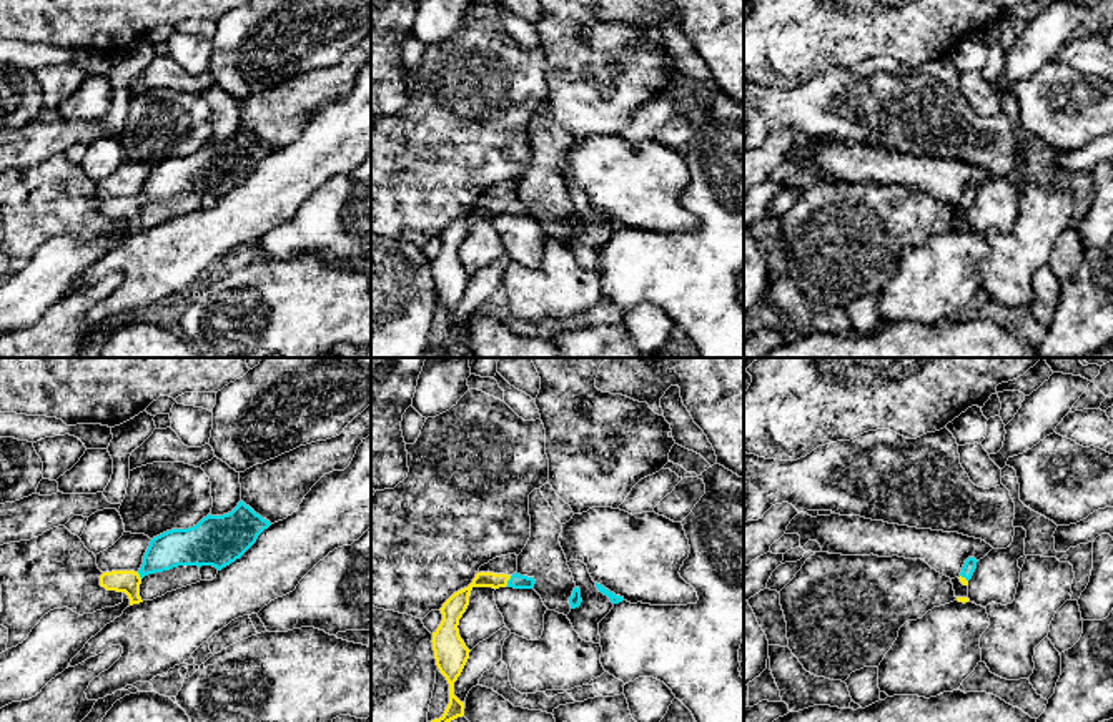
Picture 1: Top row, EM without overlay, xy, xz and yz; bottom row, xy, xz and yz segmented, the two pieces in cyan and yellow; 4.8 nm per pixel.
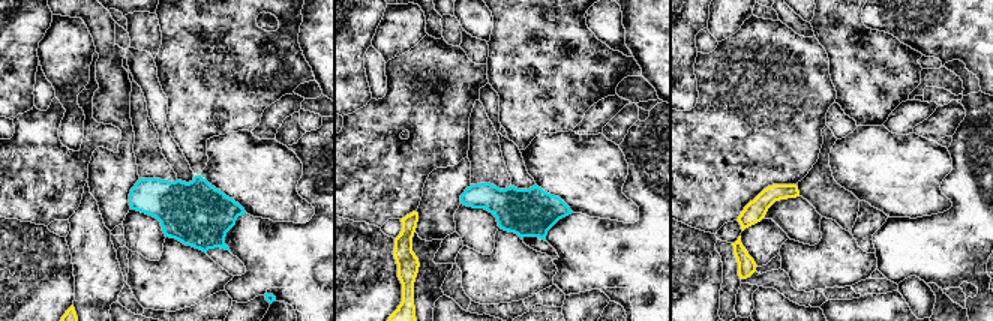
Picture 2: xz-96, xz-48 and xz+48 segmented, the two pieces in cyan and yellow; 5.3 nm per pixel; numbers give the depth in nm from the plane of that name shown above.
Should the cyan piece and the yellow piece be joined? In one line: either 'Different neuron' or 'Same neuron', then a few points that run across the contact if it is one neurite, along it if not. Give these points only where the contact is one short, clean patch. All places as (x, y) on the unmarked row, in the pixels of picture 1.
Same neuron. Line: xz (516, 208), (508, 208), (478, 208), (460, 227)

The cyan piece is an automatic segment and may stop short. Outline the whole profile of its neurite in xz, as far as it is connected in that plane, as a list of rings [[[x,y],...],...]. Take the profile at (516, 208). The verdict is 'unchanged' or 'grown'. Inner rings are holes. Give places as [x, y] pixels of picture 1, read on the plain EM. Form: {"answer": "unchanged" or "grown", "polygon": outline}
{"answer": "grown", "polygon": [[[477,200],[472,210],[454,220],[439,236],[443,248],[433,260],[433,278],[439,299],[449,311],[449,331],[439,346],[428,349],[423,358],[444,358],[446,351],[464,343],[464,329],[454,323],[454,309],[461,303],[467,286],[469,276],[459,263],[459,246],[469,233],[469,221],[474,215],[514,215],[514,216],[532,216],[536,211],[534,205],[521,201],[494,201]]]}

